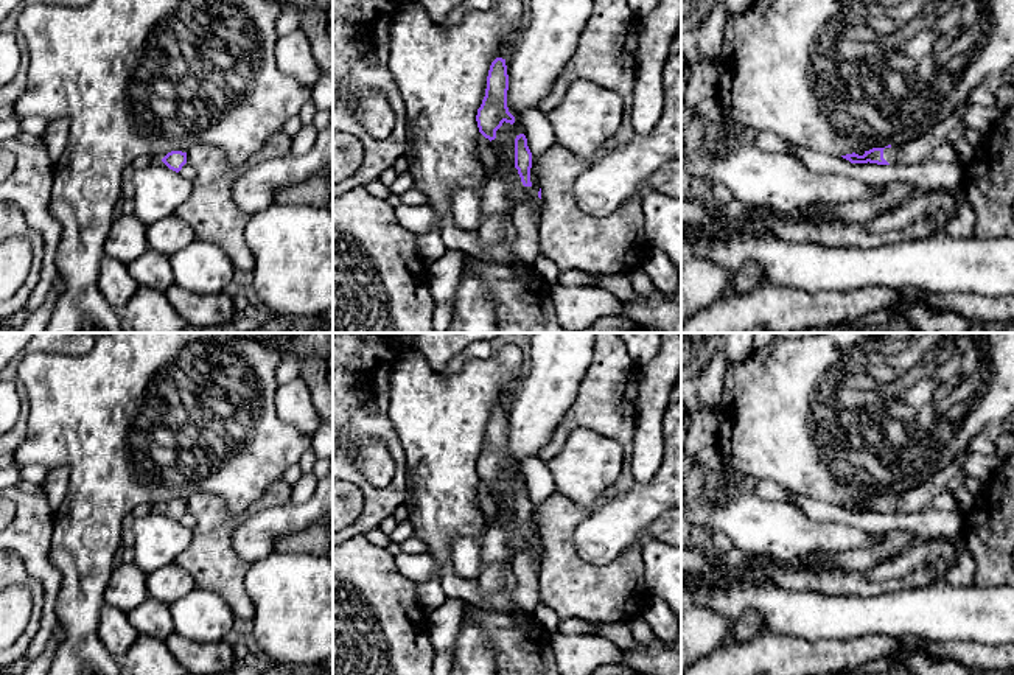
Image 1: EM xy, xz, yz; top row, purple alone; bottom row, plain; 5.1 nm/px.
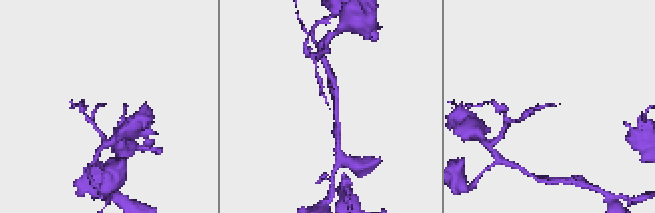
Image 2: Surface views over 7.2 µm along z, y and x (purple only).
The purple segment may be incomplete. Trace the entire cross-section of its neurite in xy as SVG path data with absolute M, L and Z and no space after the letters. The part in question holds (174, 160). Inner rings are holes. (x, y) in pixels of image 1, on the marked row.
M171 151L168 152L162 162L173 171L179 173L182 166L187 163L187 152Z

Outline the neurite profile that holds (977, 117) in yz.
M969 104L963 115L963 123L966 128L972 128L986 135L1000 115L1002 110L995 106Z

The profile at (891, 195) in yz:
M890 182L883 185L880 193L874 198L851 201L840 205L816 204L807 210L796 212L792 216L806 219L834 218L843 222L865 224L918 194L921 194L921 191L910 184Z

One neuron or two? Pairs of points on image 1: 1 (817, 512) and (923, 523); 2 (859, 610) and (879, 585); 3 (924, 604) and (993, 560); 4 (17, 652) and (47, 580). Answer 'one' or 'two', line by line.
1: one
2: two
3: two
4: two

